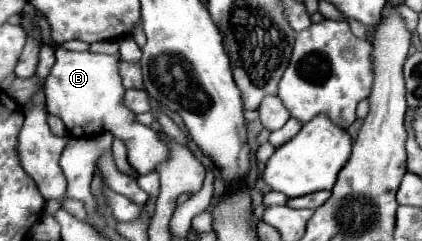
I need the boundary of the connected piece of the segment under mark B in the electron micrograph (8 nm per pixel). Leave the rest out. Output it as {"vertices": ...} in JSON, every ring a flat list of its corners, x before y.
{"vertices":[[56,48,56,64,46,80,46,108,50,114,62,118,68,132,76,138,94,138,102,132,124,140,128,148,128,162,138,174,148,174,154,166,168,156,158,134,144,124,134,122,134,114,122,104,124,86,118,74,118,56,94,52,68,52]]}

